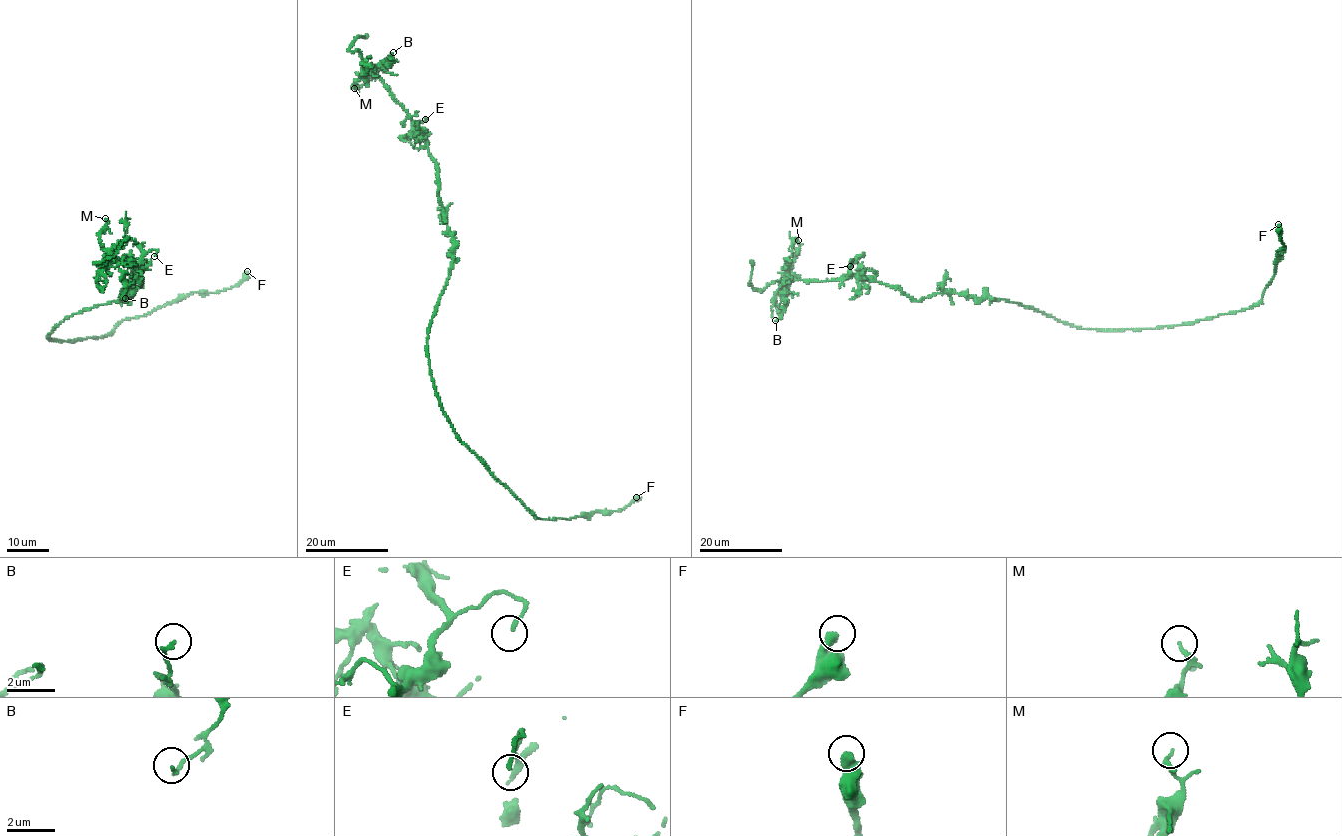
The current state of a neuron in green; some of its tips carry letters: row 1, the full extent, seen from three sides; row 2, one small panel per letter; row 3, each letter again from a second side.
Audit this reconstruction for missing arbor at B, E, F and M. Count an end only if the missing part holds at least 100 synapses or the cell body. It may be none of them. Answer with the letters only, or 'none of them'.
none of them

